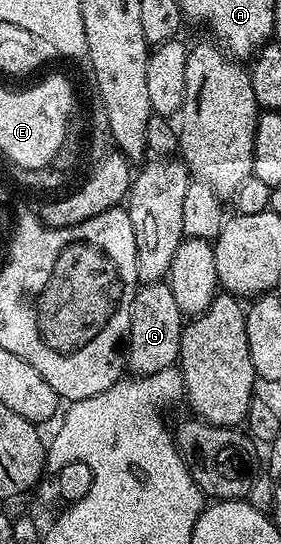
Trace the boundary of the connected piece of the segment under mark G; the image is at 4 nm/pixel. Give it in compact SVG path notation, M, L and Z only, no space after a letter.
M159 280L141 284L132 301L130 331L126 338L127 368L137 377L149 377L154 371L176 365L180 356L181 328L182 314L174 300L174 291L170 291L167 283Z

